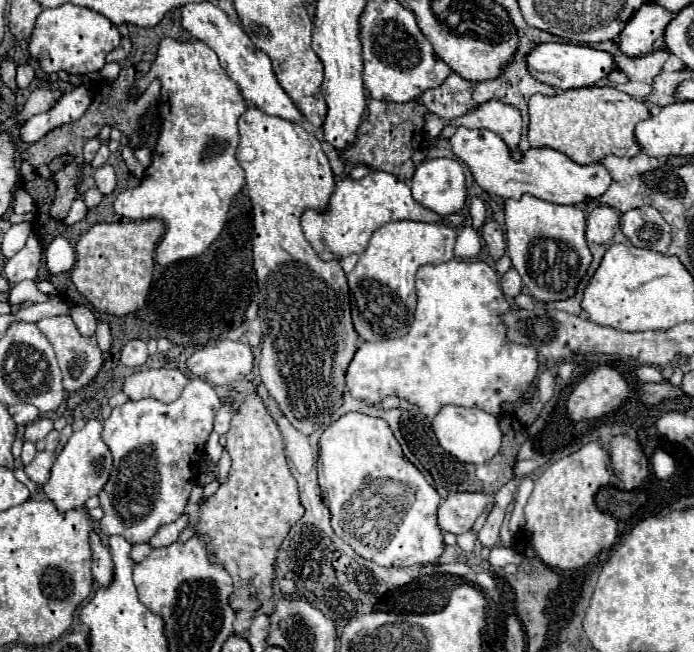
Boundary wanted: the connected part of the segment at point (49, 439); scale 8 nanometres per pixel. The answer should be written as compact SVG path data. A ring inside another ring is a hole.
M52 430L44 440L36 442L36 448L38 450L46 450L46 452L54 452L56 446L58 446L58 438L60 438L60 434L56 430Z

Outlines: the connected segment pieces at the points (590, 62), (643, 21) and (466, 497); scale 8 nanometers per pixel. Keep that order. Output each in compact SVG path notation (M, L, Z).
M544 42L544 44L532 46L530 54L526 56L526 66L528 66L528 72L536 80L550 84L554 88L560 88L560 90L570 90L570 88L590 86L590 84L598 82L600 78L604 78L614 68L614 60L608 52L602 52L602 50L596 50L590 46Z
M644 2L620 32L618 48L624 56L644 56L664 48L664 28L672 20L672 12L658 4Z
M454 492L438 508L438 524L444 532L462 534L470 530L488 504L484 492Z

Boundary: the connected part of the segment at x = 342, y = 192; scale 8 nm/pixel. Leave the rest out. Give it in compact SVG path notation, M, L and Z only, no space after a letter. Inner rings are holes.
M370 172L362 180L352 180L348 174L336 178L336 190L330 198L330 206L324 212L308 210L302 216L302 230L304 236L314 244L316 252L322 260L330 258L344 258L348 254L362 254L368 246L370 236L392 220L420 220L420 222L442 222L446 220L450 226L462 226L464 214L454 212L446 218L438 216L436 212L420 206L408 188L408 184L394 174L388 172Z

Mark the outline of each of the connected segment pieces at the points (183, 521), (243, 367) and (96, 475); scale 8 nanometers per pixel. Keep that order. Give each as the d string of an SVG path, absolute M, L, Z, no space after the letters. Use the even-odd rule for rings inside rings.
M182 514L176 522L166 524L164 528L160 528L160 530L158 530L158 534L150 540L152 548L158 548L158 546L168 546L168 544L176 542L178 532L182 532L186 526L188 526L188 516L186 516L186 514Z
M222 340L214 346L204 346L188 358L188 370L216 386L228 386L252 372L252 346L236 340Z
M88 420L82 430L74 432L70 436L64 450L58 454L58 458L52 466L50 480L42 486L42 490L46 492L48 500L56 504L56 508L60 512L84 506L84 502L90 496L96 496L102 490L102 486L106 484L106 480L110 476L110 468L112 468L112 454L100 434L102 434L102 422Z

